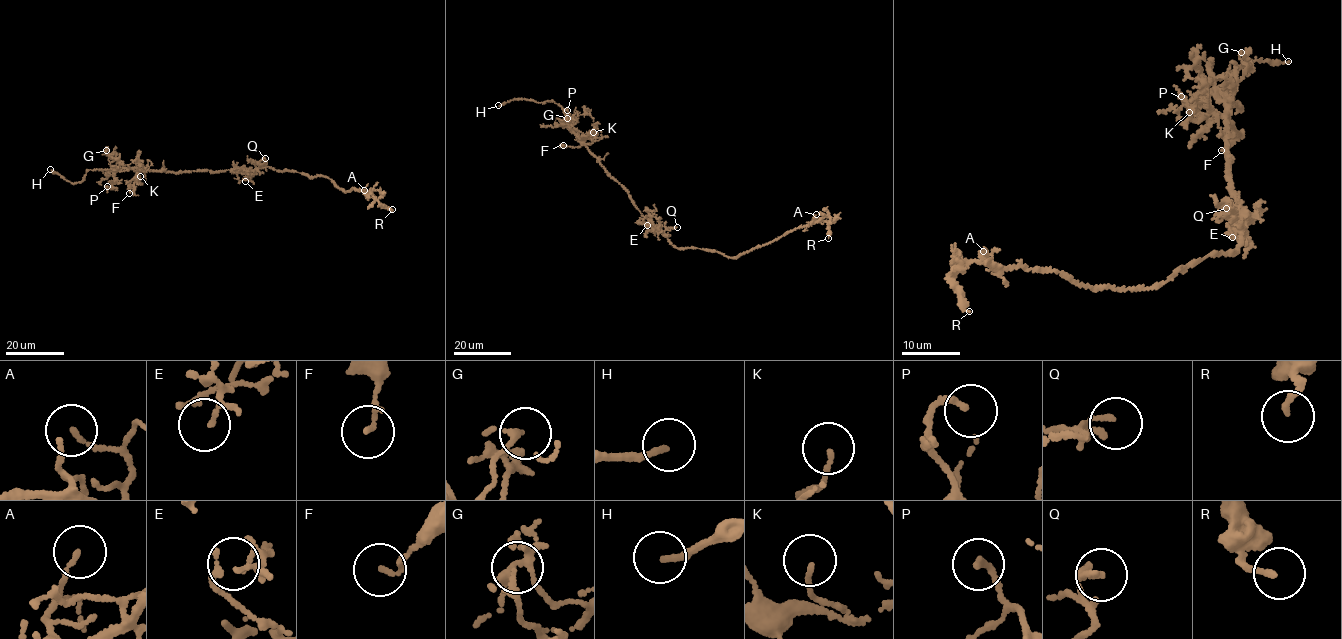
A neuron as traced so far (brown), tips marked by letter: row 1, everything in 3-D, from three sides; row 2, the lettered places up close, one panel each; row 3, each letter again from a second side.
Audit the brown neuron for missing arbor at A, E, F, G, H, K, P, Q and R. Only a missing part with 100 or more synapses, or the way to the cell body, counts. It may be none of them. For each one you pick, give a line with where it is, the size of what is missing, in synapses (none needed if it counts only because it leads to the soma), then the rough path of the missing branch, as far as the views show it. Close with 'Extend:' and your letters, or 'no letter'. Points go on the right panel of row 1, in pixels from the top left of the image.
H: (1288, 61)
Extend: H

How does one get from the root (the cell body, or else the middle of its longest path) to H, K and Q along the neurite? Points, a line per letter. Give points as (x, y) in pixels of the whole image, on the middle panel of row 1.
H: (658, 232), (582, 144), (561, 107), (551, 101), (538, 103), (517, 98), (498, 105)
K: (658, 232), (586, 146), (584, 137), (593, 132)
Q: (658, 232), (677, 227)

